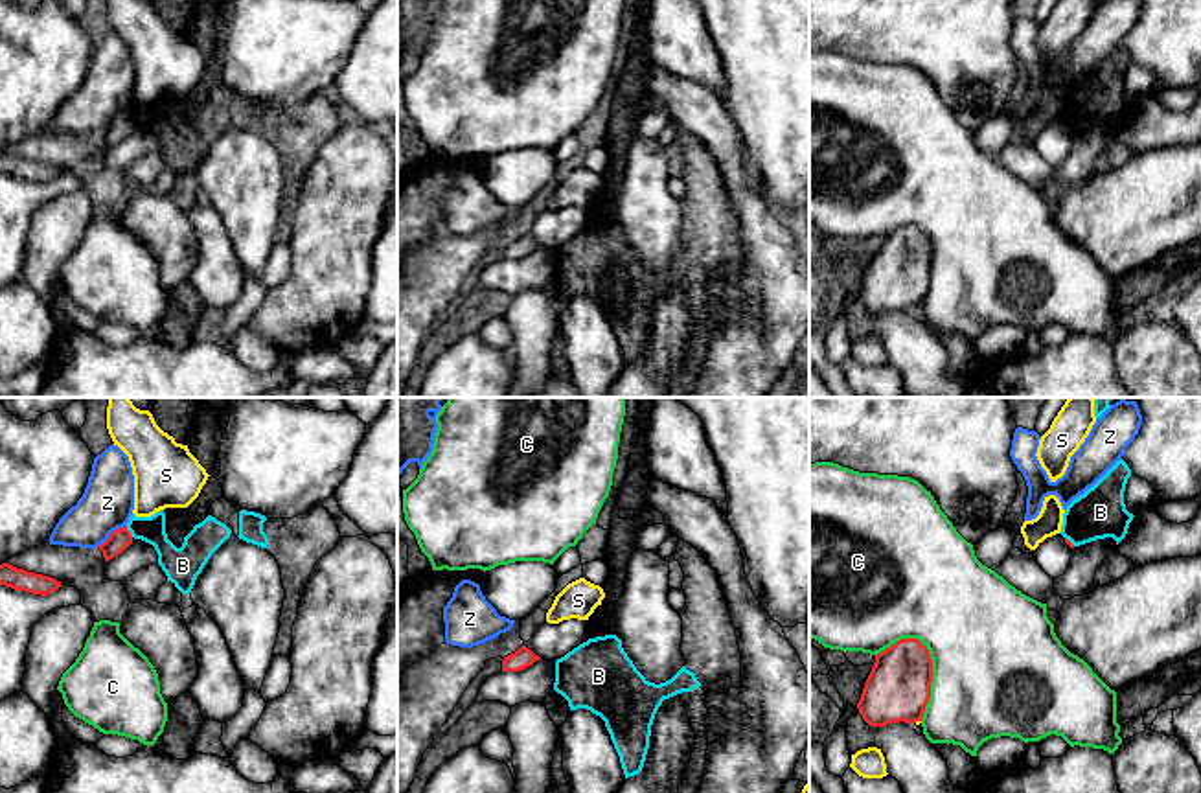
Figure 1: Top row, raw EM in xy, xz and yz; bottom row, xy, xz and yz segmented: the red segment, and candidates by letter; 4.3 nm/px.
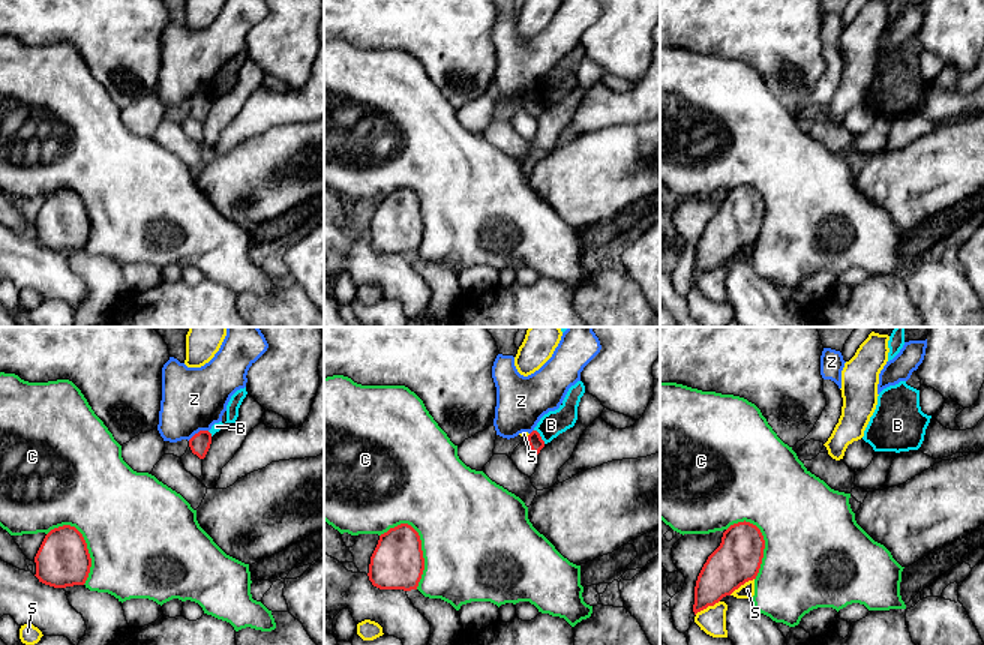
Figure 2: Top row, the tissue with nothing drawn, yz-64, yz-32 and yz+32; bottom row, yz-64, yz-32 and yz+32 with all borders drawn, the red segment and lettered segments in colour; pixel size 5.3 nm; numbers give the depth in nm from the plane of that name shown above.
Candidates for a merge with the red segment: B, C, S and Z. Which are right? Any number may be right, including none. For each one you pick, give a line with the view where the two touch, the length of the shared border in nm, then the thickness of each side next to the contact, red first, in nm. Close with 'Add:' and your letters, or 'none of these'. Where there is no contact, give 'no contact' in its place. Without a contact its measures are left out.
Add: none of these

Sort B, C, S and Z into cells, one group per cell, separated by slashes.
B / C / S / Z

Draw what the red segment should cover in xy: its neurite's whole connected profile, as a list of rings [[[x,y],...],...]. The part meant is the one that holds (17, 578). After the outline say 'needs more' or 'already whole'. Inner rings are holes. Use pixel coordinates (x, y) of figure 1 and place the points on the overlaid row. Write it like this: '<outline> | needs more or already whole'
[[[9,563],[0,565],[0,585],[40,596],[51,594],[59,587],[63,587],[61,581],[57,581],[55,578],[28,572]]] | already whole

